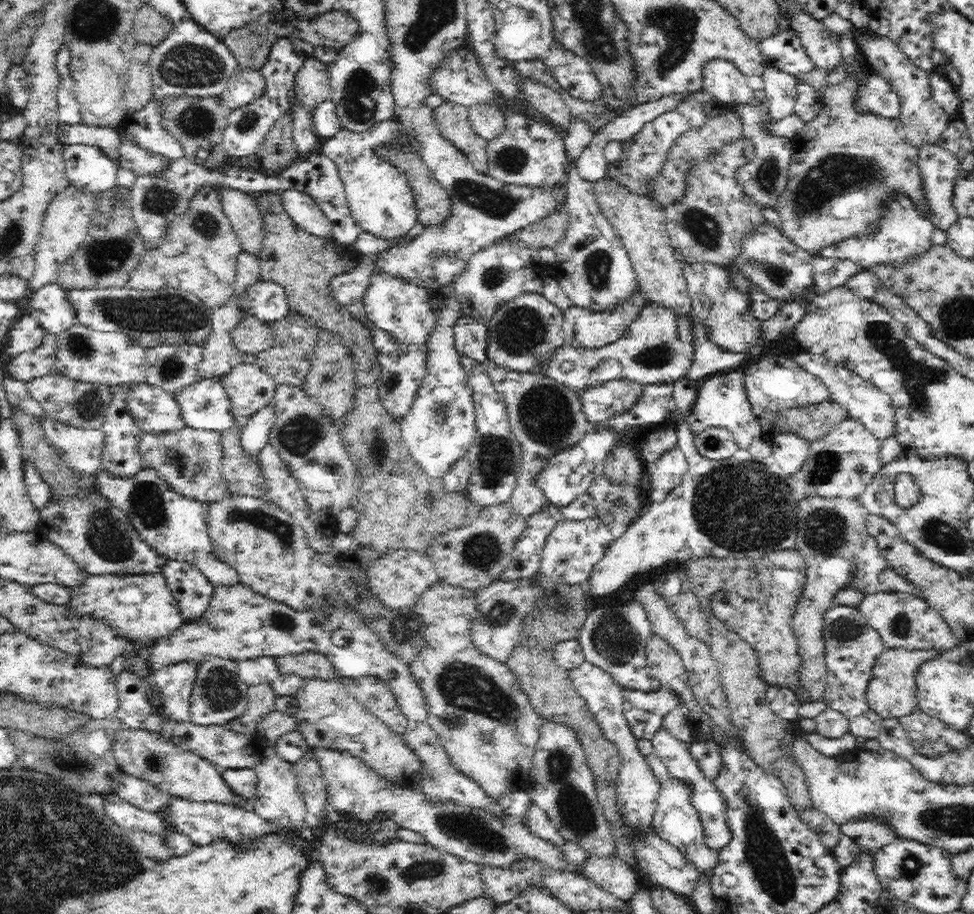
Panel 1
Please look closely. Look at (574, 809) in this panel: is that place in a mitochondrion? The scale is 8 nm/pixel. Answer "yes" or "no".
yes

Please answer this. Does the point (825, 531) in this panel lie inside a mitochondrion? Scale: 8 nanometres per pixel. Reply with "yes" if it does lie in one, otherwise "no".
yes

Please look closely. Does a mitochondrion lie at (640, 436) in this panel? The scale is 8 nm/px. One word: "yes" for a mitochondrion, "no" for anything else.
no

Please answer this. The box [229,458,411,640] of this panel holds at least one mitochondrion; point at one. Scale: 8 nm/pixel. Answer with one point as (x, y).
(278, 621)

